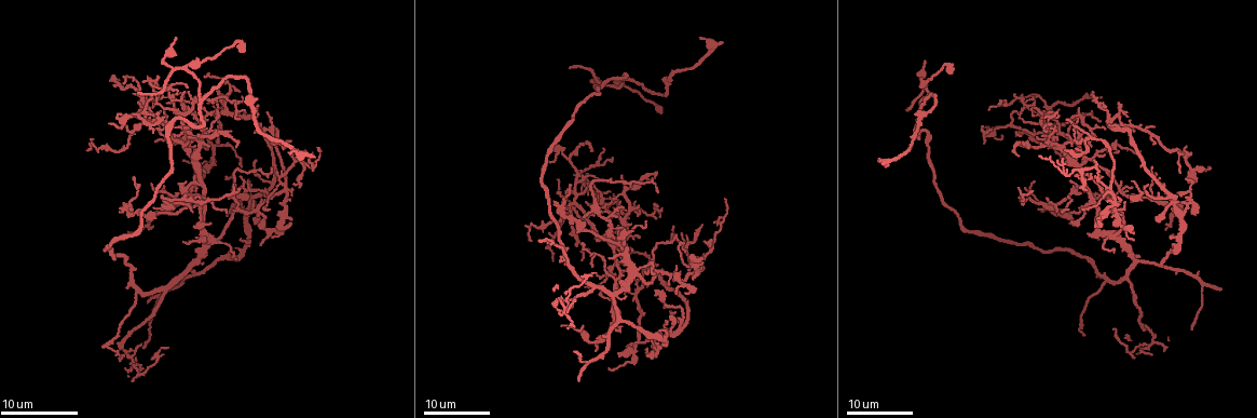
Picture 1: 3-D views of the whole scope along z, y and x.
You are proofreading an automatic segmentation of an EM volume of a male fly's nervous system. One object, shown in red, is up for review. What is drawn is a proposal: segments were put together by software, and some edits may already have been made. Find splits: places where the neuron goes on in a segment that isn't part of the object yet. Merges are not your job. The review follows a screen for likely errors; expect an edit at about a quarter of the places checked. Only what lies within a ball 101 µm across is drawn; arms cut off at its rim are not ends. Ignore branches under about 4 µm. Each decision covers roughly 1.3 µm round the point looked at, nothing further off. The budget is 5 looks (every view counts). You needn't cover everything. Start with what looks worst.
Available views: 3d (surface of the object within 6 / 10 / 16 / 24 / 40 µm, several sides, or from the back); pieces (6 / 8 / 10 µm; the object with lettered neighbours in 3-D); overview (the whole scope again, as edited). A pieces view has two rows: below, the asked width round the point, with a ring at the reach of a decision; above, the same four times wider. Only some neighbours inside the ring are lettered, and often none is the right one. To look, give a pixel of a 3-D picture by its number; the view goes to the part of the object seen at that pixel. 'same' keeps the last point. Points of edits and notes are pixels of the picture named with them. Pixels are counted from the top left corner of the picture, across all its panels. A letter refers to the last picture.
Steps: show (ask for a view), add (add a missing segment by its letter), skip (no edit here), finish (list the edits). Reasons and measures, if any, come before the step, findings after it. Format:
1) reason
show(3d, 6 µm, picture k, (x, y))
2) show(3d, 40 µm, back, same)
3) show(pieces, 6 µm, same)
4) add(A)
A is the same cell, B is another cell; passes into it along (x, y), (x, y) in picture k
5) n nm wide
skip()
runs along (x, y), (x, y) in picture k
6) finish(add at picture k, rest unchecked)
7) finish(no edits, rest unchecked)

an open end
show(3d, 24 µm, picture 1, (228, 175))

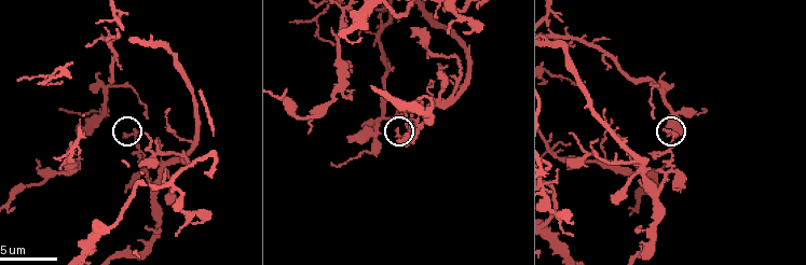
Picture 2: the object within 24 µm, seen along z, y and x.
show(pieces, 6 µm, picture 2, (669, 136))

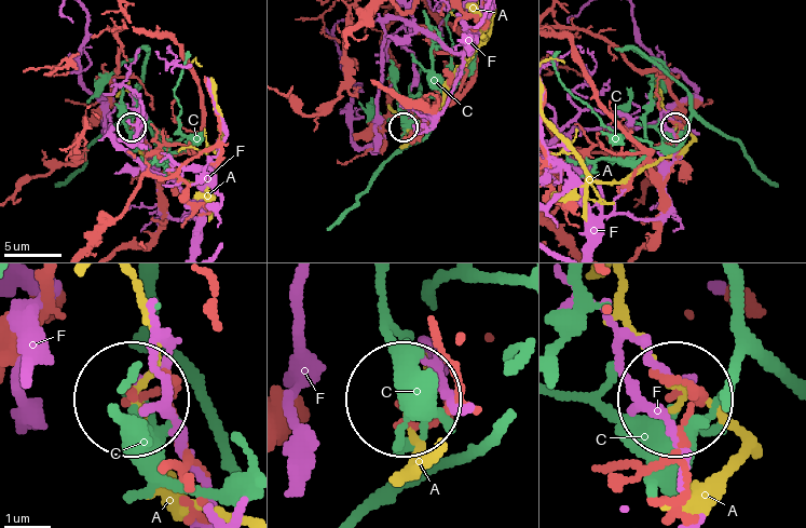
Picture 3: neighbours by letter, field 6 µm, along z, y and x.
skip()
A, C and F are other cells; no lettered segment goes on from it

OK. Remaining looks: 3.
an open end
show(3d, 16 µm, picture 1, (1045, 132))

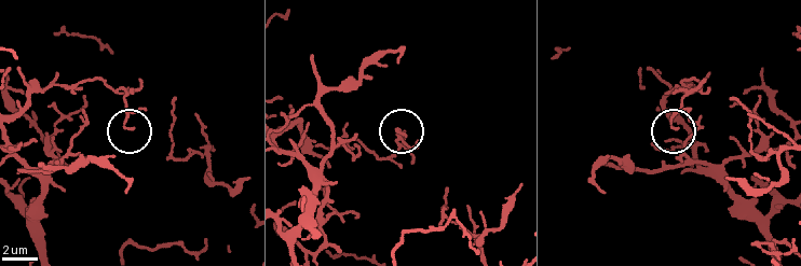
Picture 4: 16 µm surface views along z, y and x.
show(pieces, 8 µm, picture 4, (403, 133))

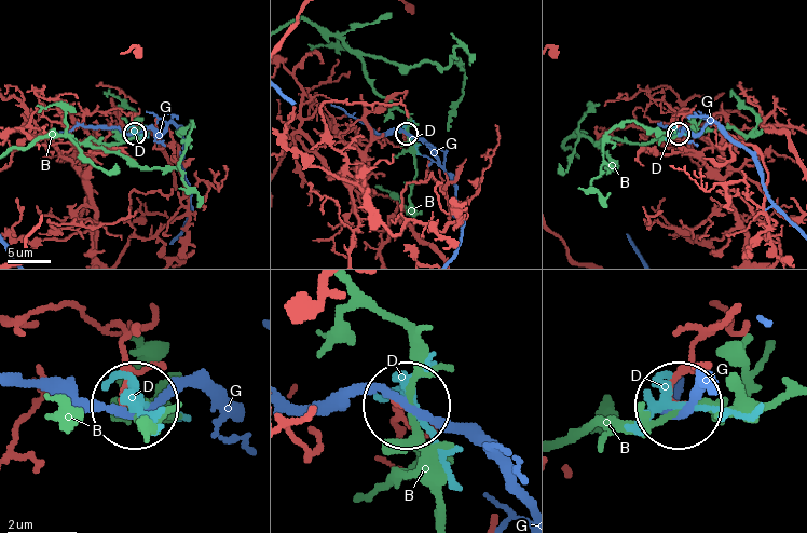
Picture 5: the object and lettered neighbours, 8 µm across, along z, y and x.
120 nm wide
skip()
B, D and G are other cells; none of them fits

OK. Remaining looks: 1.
free end
show(pieces, 8 µm, picture 2, (309, 132))

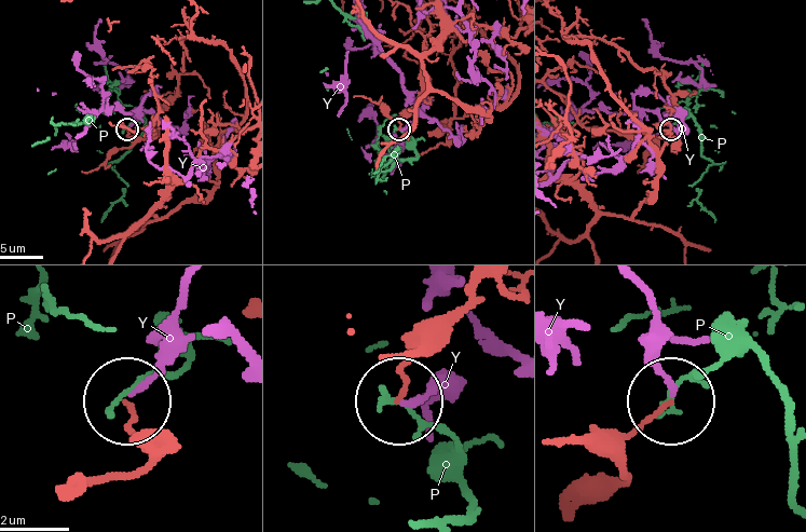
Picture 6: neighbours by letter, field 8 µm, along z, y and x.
skip()
P and Y are other cells; runs along (583, 436), (627, 433), (667, 404) in picture 6; no lettered segment goes on from it

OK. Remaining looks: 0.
finish(no edits, rest unchecked)

